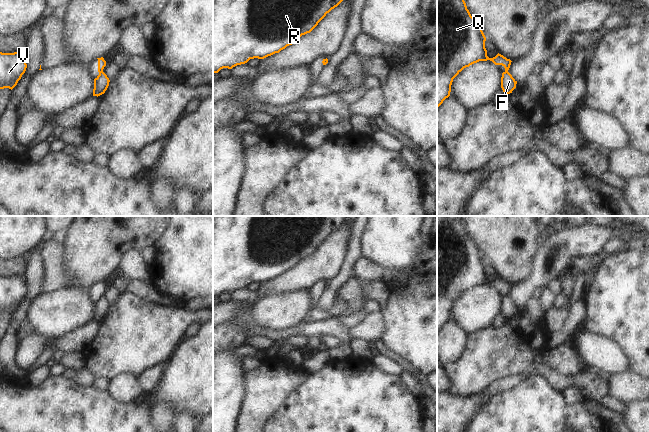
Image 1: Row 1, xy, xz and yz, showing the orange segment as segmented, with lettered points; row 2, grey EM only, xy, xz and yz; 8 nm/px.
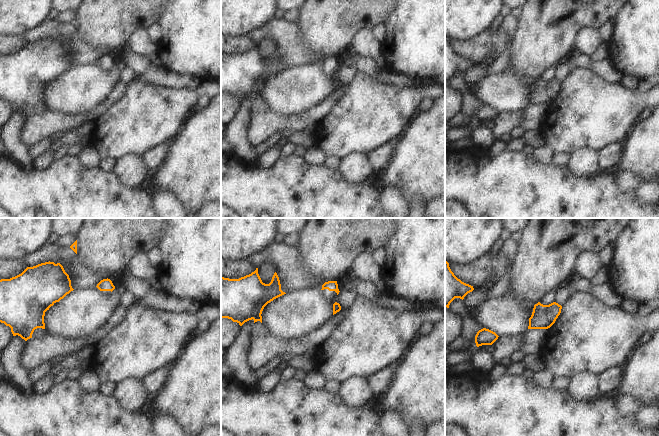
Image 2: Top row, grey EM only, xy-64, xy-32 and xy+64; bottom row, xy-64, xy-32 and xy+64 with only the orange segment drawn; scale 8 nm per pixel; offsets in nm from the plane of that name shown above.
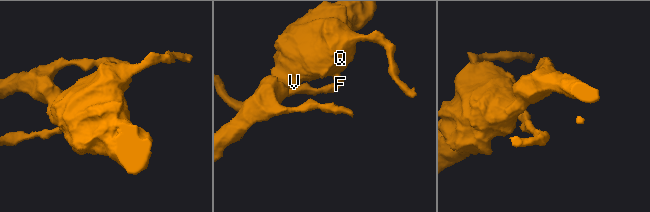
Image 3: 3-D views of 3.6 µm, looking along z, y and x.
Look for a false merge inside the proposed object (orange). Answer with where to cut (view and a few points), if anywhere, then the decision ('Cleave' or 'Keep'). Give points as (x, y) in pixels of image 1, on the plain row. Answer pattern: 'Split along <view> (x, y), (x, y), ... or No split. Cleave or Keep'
Split along xy (102, 294), (99, 298). Cleave

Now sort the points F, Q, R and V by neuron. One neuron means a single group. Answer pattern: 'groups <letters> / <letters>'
groups F / Q R V

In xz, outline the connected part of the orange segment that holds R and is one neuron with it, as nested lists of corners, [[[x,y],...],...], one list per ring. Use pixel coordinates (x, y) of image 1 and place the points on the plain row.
[[[213,216],[213,298],[223,292],[233,291],[247,287],[250,283],[264,283],[275,277],[279,277],[287,270],[295,267],[302,259],[310,257],[318,247],[332,233],[344,224],[345,216]]]

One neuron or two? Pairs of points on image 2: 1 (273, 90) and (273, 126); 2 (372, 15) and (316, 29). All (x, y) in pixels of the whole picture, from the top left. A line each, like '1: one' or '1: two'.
1: two
2: one

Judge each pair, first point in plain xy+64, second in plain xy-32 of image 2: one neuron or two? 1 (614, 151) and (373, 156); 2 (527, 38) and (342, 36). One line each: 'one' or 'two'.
1: one
2: one

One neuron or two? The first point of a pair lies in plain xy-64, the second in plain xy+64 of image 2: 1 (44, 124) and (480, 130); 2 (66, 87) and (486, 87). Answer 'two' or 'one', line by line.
1: one
2: one

